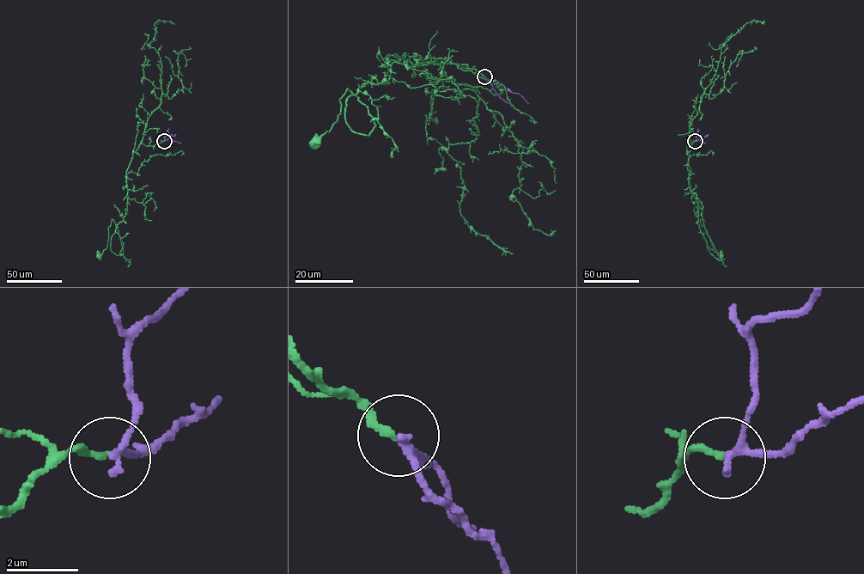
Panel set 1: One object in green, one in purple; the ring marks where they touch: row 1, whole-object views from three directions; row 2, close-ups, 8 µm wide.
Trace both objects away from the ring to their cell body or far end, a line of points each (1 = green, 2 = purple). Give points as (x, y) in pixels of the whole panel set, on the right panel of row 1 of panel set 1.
1: (695, 141), (689, 146), (689, 184), (697, 204), (700, 231), (718, 255), (701, 219), (721, 256)
2: (695, 141), (699, 134), (701, 141), (706, 143)

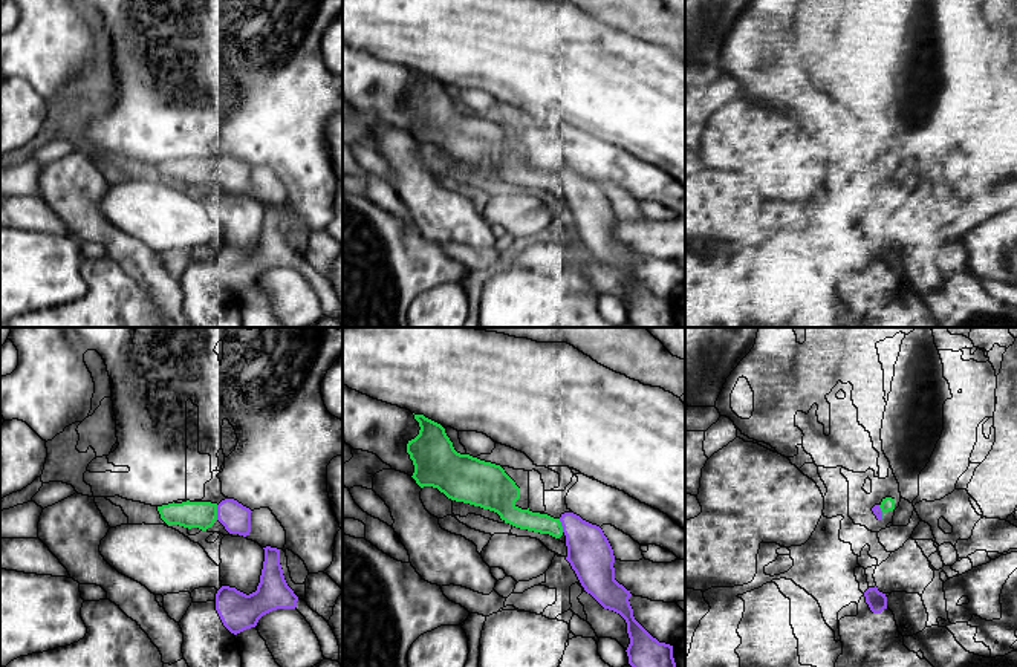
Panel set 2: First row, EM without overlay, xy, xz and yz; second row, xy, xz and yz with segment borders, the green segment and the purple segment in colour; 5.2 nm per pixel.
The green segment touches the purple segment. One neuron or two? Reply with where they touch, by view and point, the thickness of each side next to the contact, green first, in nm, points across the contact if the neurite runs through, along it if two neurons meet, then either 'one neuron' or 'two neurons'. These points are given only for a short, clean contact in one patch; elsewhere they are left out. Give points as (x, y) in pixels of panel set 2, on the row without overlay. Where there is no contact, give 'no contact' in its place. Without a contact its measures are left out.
xy (216, 170) | 140/150 nm | one neuron

